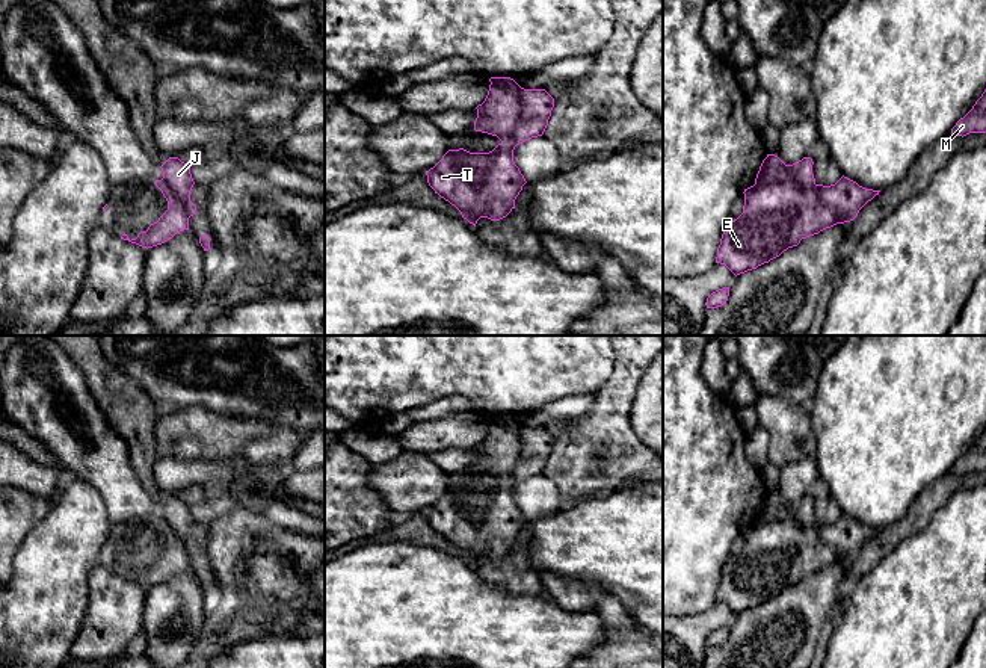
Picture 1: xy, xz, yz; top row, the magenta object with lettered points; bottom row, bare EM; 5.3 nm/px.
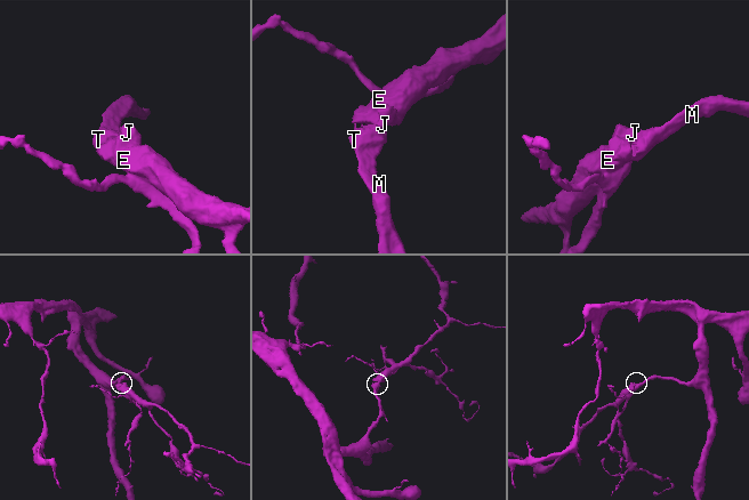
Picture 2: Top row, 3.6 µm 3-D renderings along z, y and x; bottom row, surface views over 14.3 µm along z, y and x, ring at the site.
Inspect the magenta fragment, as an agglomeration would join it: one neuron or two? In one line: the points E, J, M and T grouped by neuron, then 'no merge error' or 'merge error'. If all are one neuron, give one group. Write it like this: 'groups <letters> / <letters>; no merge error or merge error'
groups E M T / J; merge error

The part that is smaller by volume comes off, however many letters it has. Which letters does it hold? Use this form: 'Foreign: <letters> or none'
Foreign: J

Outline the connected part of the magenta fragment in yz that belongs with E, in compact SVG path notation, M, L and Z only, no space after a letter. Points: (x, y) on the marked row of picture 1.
M844 175L835 184L815 184L805 192L788 183L755 183L743 192L743 213L726 224L723 230L716 263L725 264L735 277L756 269L779 257L788 248L797 246L802 239L818 234L837 224L853 221L859 210L879 192L865 189Z

